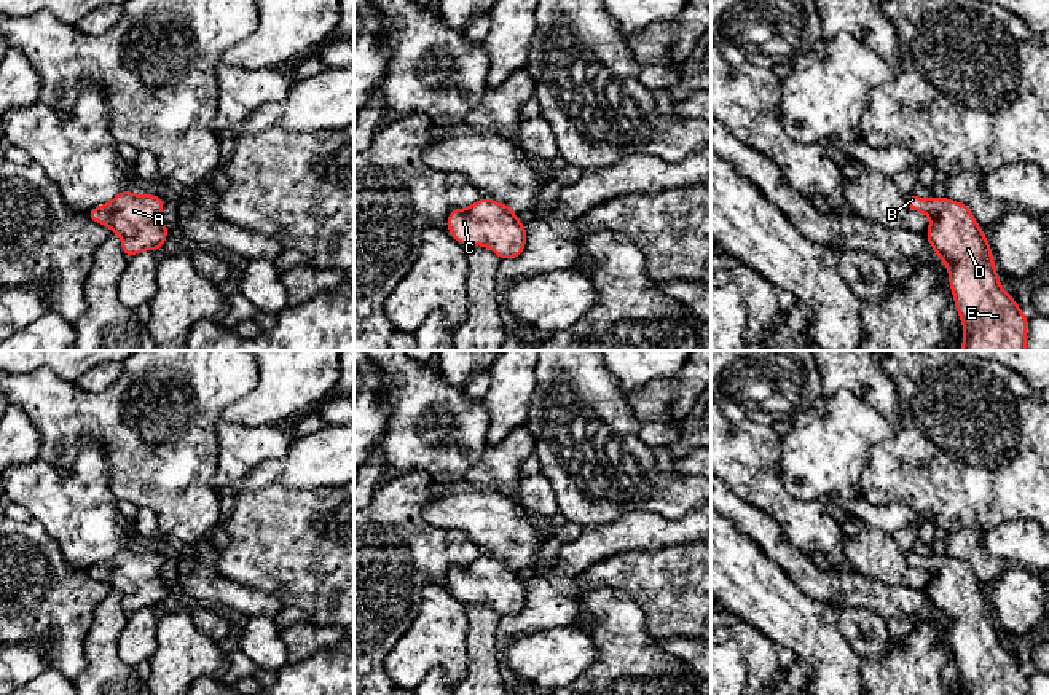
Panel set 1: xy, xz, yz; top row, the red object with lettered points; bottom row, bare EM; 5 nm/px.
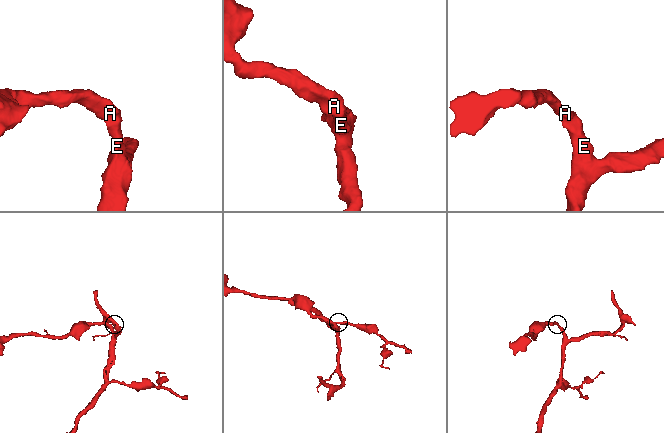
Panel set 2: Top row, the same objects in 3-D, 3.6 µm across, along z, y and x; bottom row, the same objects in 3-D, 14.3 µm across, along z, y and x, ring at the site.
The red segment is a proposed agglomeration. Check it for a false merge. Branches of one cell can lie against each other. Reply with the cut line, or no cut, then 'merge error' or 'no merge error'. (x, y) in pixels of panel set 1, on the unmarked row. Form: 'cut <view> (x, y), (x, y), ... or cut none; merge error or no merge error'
cut none; no merge error

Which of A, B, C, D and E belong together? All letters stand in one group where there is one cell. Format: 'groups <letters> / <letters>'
groups A B C D E

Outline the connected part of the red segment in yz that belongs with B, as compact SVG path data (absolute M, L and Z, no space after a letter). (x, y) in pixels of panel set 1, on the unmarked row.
M904 553L909 566L931 575L926 596L949 625L963 695L1025 695L1028 676L1000 638L992 604L971 566L949 555Z

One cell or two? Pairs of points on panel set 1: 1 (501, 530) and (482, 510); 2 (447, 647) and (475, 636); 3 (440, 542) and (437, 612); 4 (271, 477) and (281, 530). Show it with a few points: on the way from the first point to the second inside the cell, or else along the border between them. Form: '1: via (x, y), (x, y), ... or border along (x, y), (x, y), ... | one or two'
1: via (496, 525), (487, 515) | one
2: border along (466, 604), (466, 673), (463, 676) | two
3: border along (447, 585), (426, 584), (416, 616) | two
4: border along (310, 488), (267, 485), (236, 493) | two

